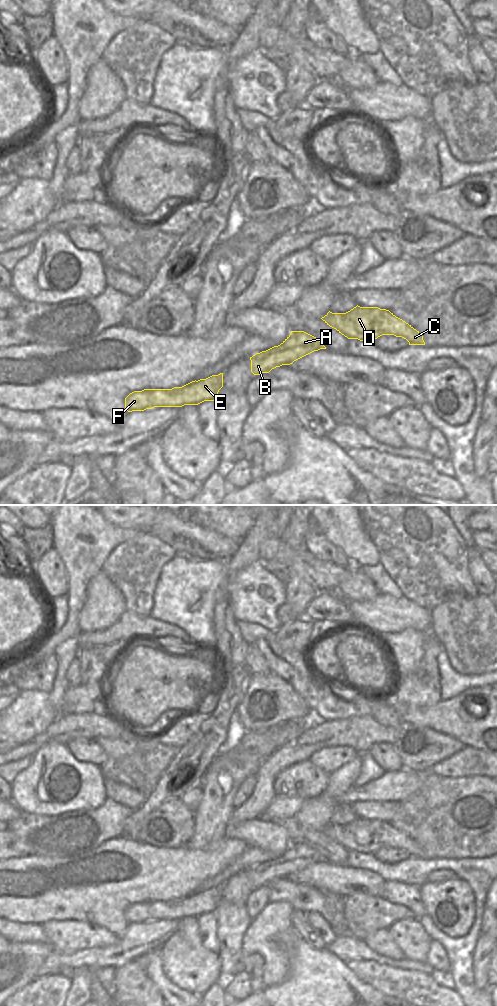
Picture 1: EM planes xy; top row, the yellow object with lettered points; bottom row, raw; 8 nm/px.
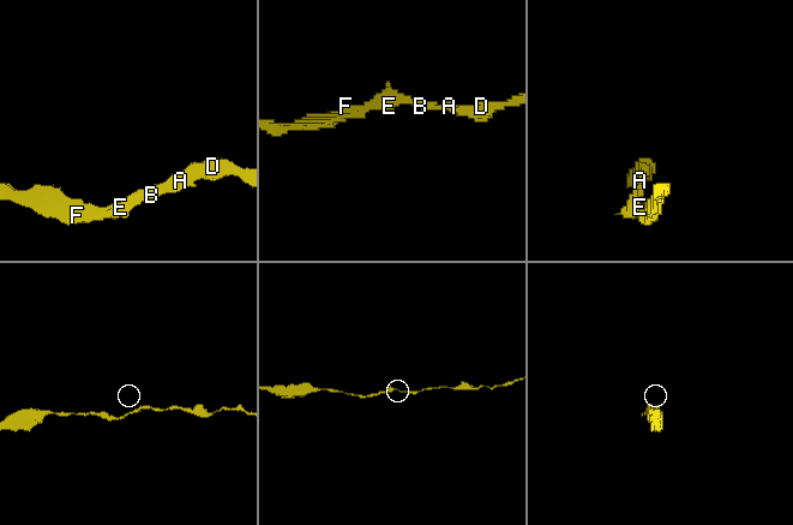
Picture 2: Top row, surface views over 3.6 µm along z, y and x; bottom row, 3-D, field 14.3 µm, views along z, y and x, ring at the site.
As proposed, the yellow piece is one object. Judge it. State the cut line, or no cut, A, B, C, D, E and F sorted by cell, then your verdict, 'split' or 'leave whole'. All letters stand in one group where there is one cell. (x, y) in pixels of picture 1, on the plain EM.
no cut; A B C D E F; leave whole

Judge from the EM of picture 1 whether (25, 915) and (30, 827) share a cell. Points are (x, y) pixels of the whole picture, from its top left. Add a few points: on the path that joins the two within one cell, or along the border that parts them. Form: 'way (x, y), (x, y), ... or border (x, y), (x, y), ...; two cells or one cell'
border (31, 854), (54, 857); two cells

